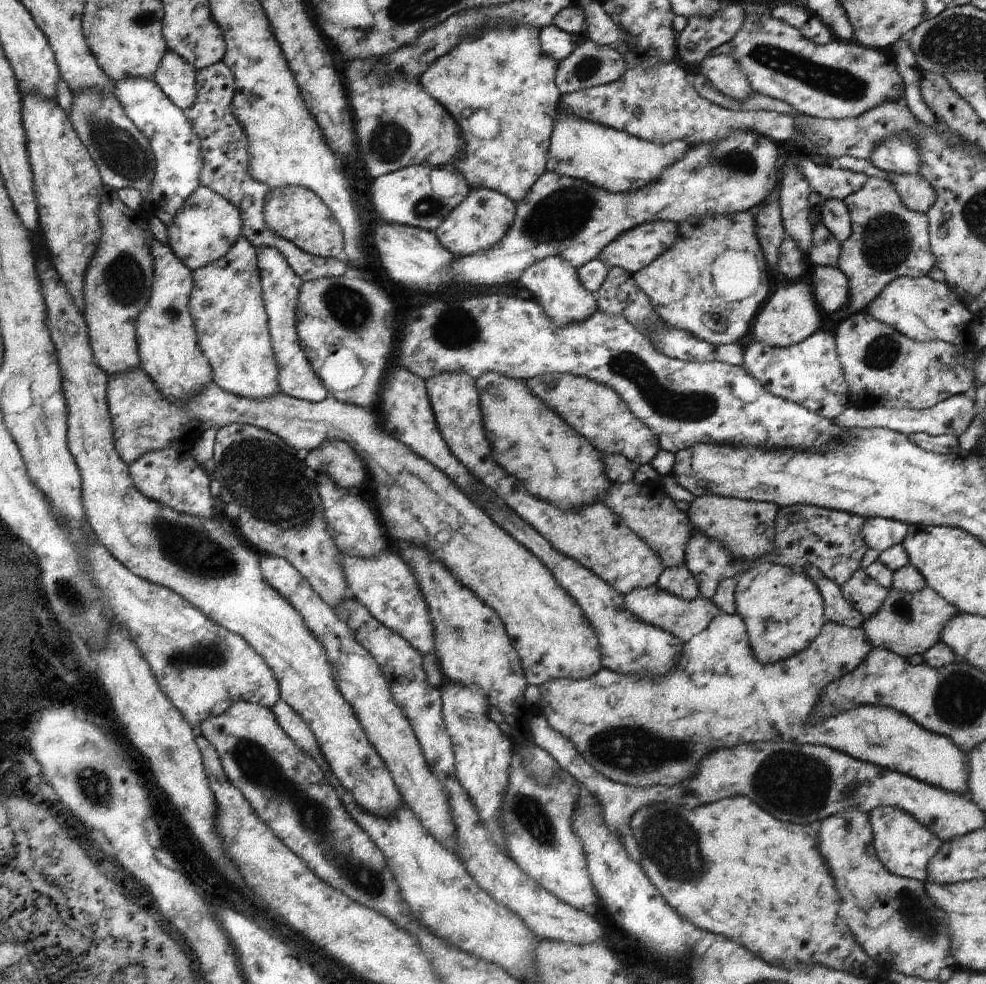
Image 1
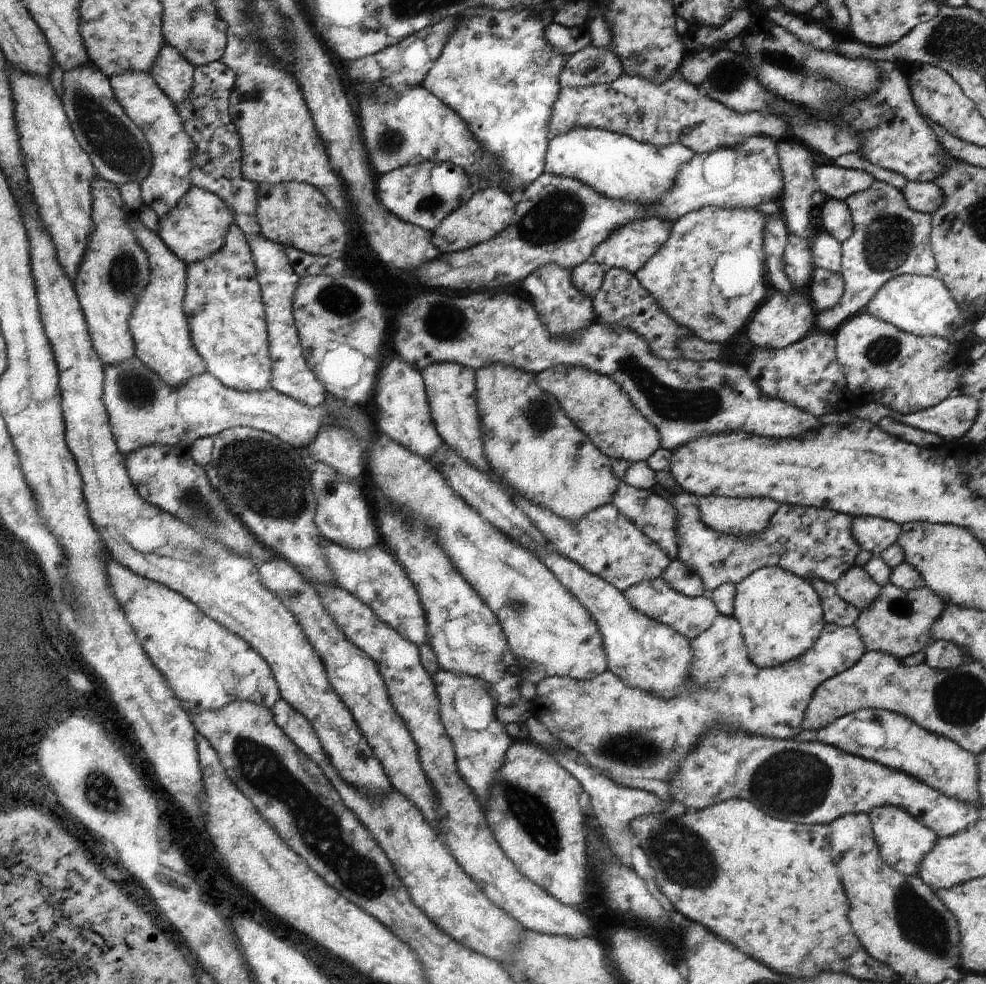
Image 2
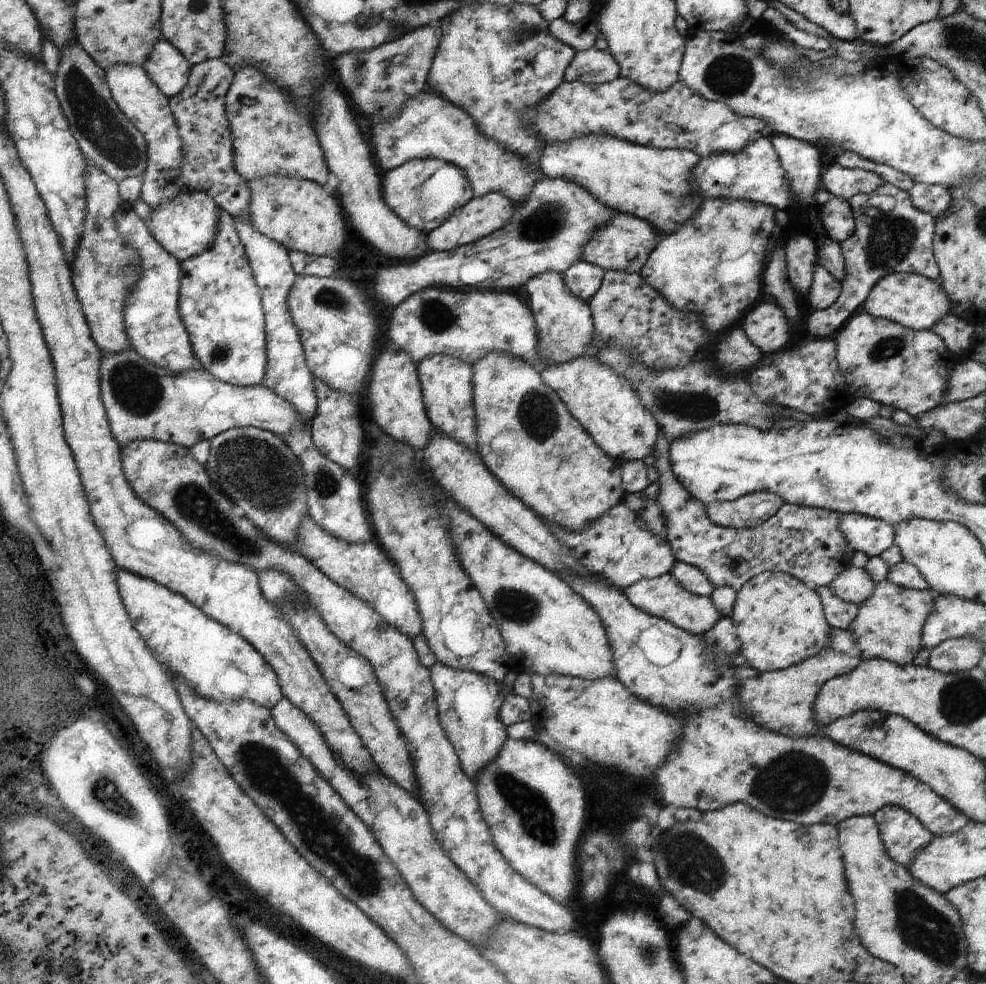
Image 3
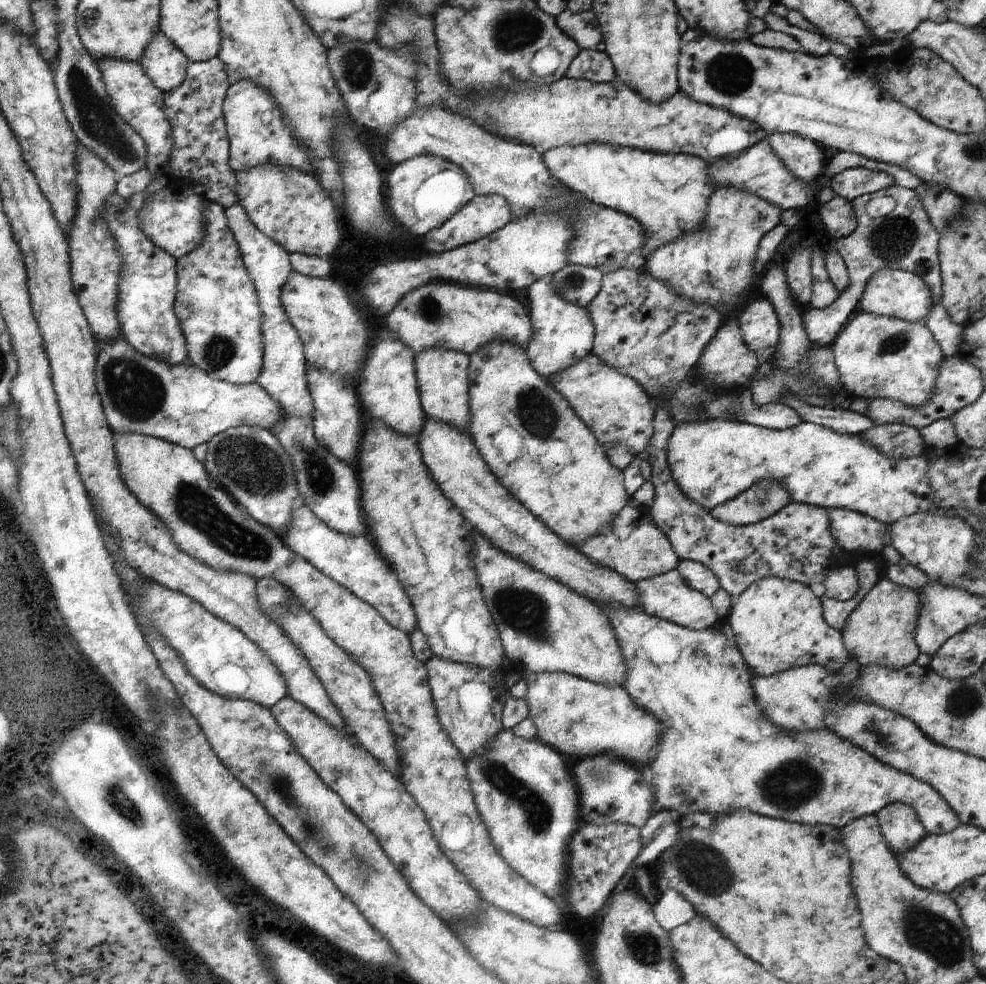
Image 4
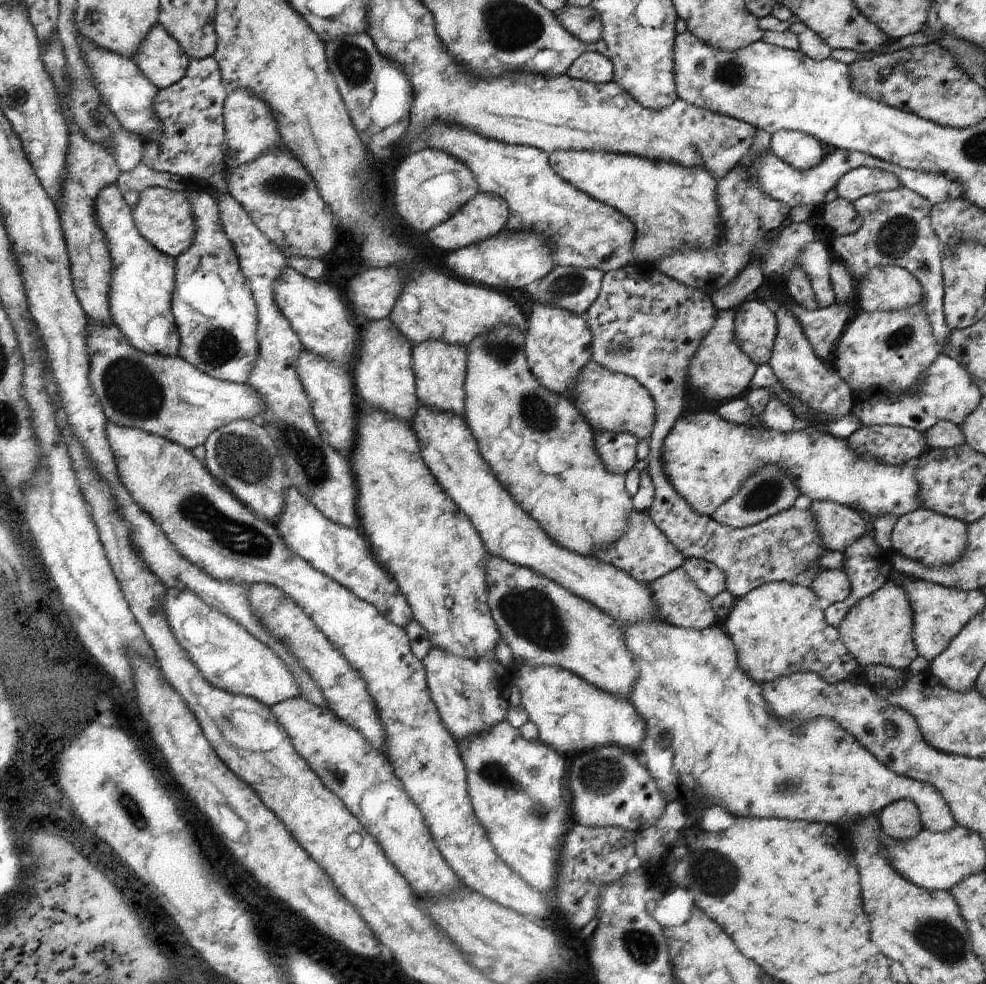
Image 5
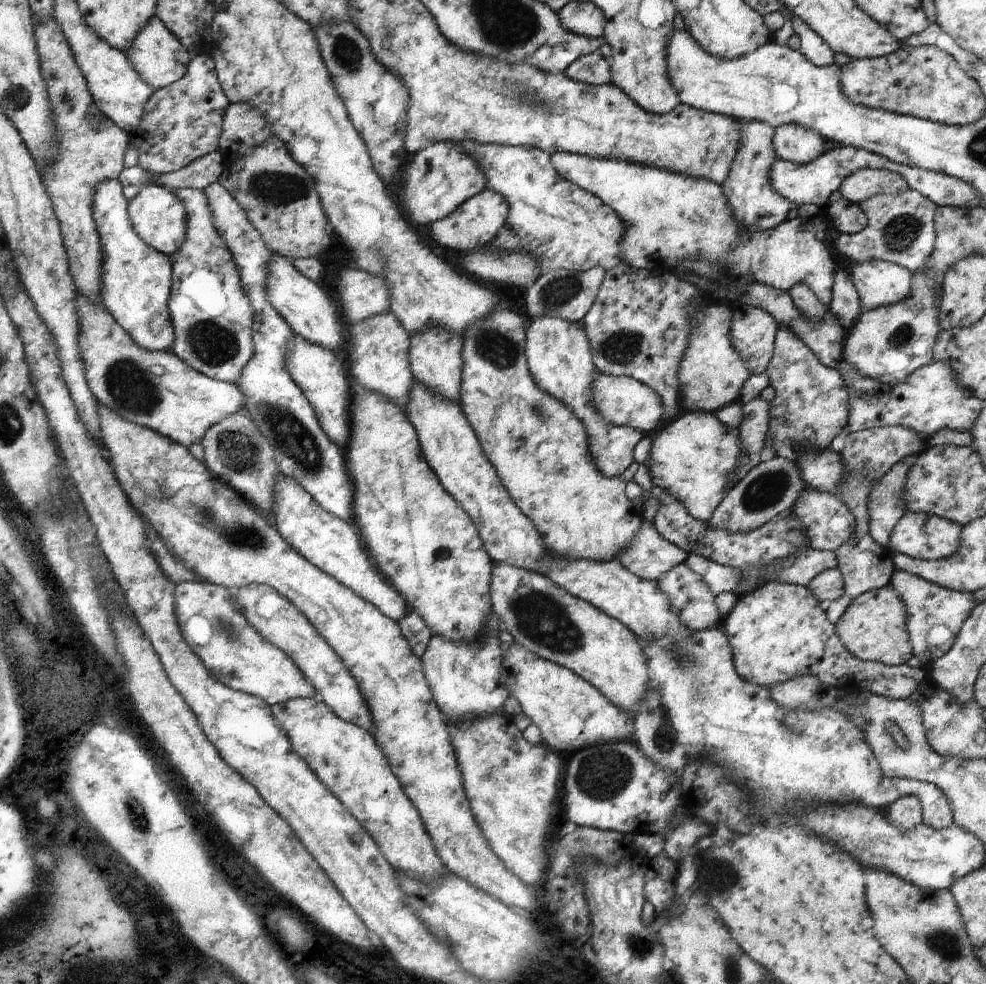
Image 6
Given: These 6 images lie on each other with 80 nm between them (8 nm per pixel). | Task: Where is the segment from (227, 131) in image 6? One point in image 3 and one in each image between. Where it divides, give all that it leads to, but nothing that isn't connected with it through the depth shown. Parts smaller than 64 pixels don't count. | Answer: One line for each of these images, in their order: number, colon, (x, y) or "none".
3: (270, 135)
4: (254, 126)
5: (249, 127)

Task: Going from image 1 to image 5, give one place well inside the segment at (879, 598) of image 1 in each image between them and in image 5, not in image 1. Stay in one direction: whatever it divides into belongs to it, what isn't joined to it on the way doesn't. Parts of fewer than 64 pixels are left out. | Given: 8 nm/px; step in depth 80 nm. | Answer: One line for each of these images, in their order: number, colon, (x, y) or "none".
2: (855, 587)
3: (853, 585)
4: (840, 584)
5: (832, 585)

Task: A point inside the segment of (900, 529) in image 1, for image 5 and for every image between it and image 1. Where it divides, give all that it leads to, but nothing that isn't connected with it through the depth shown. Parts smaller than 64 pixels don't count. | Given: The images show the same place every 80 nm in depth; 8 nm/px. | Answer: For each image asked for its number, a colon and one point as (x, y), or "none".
2: (873, 534)
3: (871, 536)
4: (853, 532)
5: (839, 526)

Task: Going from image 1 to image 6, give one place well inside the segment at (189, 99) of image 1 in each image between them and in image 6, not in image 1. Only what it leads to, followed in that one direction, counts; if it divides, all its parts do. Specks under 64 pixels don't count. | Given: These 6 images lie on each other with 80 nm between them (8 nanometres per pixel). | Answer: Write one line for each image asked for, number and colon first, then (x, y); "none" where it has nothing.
2: (171, 73)
3: (167, 69)
4: (165, 67)
5: (159, 58)
6: (155, 54)

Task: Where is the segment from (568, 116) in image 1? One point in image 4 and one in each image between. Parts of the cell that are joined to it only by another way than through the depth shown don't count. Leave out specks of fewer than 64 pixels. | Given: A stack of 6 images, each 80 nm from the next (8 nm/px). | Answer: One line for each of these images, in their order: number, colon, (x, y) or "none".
2: (614, 165)
3: (652, 184)
4: (667, 194)

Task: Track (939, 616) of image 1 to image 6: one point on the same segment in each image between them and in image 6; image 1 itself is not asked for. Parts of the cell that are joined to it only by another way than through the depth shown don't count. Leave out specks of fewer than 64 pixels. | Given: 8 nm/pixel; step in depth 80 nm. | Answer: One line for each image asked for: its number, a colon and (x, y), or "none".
2: (897, 622)
3: (888, 624)
4: (879, 631)
5: (876, 630)
6: (873, 627)

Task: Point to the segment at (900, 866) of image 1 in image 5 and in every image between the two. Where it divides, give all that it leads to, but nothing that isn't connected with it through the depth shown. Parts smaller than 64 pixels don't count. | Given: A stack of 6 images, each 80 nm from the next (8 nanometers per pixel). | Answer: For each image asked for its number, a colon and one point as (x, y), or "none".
2: (902, 841)
3: (902, 836)
4: (899, 827)
5: (899, 820)

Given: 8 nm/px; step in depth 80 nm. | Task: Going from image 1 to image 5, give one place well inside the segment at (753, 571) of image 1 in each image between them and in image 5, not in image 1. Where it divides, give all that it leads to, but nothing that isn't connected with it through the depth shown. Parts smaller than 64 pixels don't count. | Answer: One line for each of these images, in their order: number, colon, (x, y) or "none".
2: (780, 615)
3: (779, 621)
4: (778, 625)
5: (777, 628)

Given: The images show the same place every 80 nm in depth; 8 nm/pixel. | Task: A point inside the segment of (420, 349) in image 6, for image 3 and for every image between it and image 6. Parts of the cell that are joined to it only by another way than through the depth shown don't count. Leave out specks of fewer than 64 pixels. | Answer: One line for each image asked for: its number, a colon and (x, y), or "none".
3: (445, 382)
4: (441, 377)
5: (438, 369)

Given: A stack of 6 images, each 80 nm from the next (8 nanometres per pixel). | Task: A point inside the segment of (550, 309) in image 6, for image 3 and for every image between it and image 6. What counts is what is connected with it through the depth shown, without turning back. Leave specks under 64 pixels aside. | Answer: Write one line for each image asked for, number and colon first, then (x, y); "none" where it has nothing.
3: (582, 279)
4: (579, 284)
5: (572, 288)

